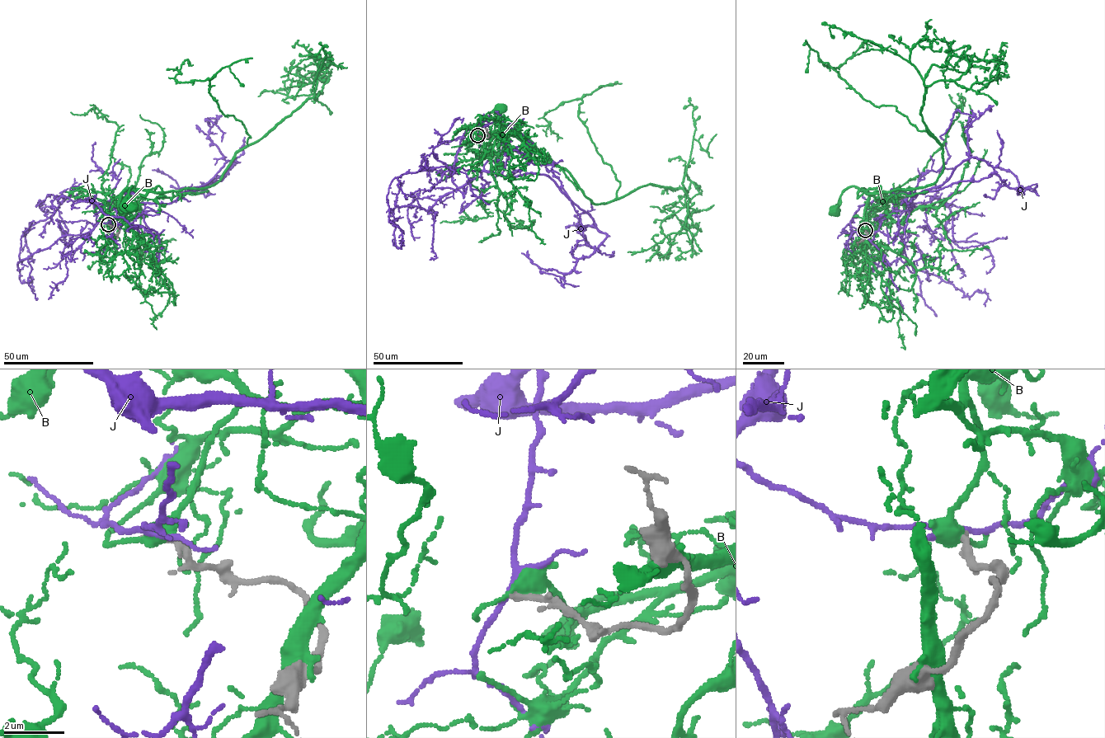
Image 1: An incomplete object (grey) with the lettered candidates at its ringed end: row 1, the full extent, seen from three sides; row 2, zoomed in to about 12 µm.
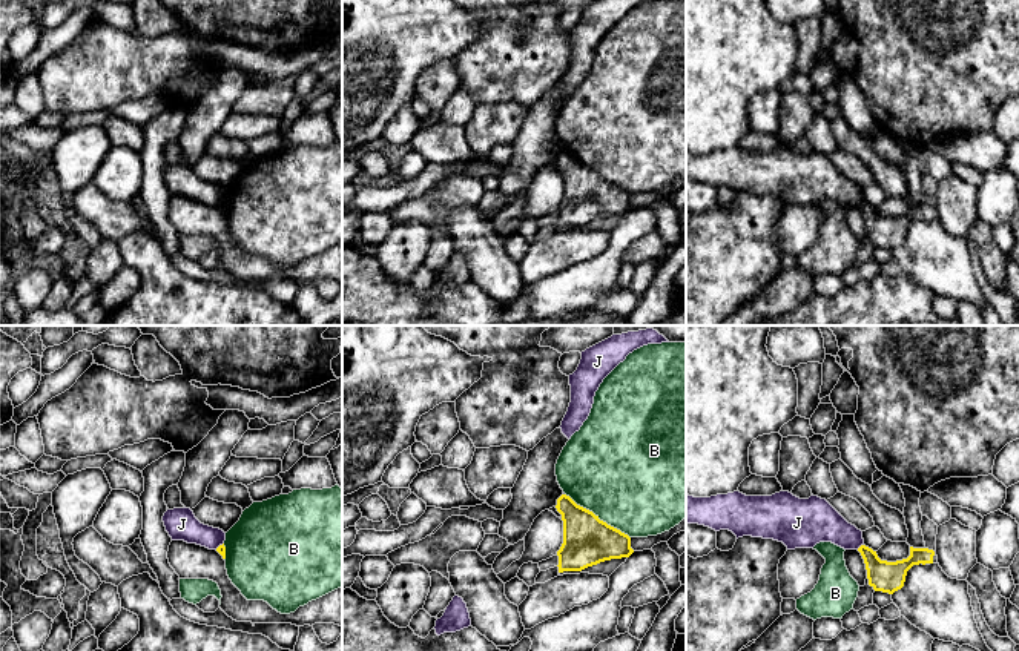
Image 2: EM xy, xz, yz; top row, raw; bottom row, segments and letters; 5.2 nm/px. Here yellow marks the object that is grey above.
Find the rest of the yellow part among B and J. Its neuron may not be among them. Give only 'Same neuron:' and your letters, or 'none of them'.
Same neuron: none of them

